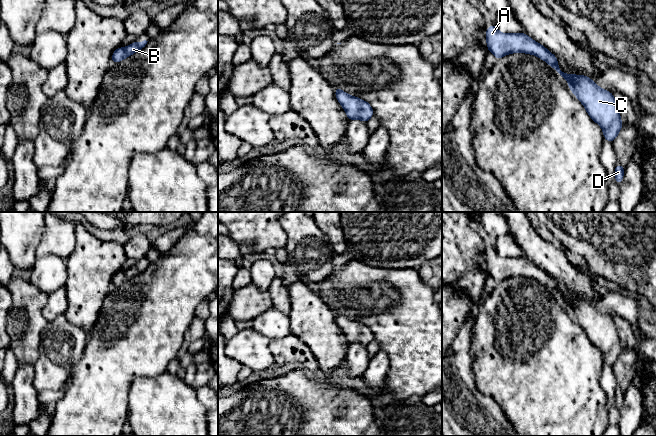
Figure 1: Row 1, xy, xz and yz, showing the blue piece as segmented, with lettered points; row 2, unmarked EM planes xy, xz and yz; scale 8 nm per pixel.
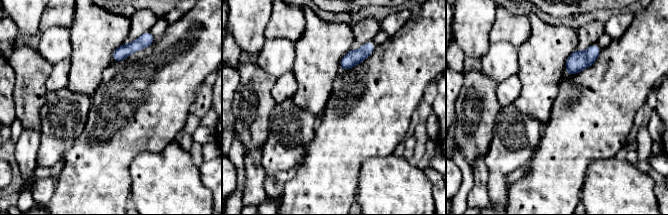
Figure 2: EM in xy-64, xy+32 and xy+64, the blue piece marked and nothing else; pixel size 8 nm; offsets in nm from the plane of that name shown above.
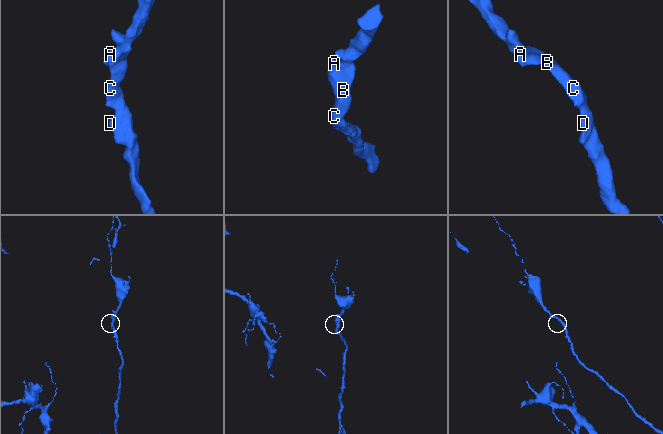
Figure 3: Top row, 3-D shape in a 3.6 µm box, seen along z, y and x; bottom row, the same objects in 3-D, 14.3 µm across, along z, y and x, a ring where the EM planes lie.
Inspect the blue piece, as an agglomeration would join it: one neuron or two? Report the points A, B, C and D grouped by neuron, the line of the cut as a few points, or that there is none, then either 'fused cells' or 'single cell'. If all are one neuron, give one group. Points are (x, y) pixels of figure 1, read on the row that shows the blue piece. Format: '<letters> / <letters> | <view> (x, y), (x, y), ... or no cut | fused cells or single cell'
A B C D | no cut | single cell

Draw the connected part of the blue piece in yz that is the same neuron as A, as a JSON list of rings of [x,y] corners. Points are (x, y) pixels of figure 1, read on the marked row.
[[[493,24],[486,30],[486,40],[488,51],[497,60],[510,53],[523,52],[546,61],[560,77],[569,81],[570,90],[584,105],[591,119],[601,126],[604,139],[611,143],[614,141],[623,124],[611,92],[601,89],[587,76],[565,74],[560,70],[556,56],[525,33],[504,34]]]

